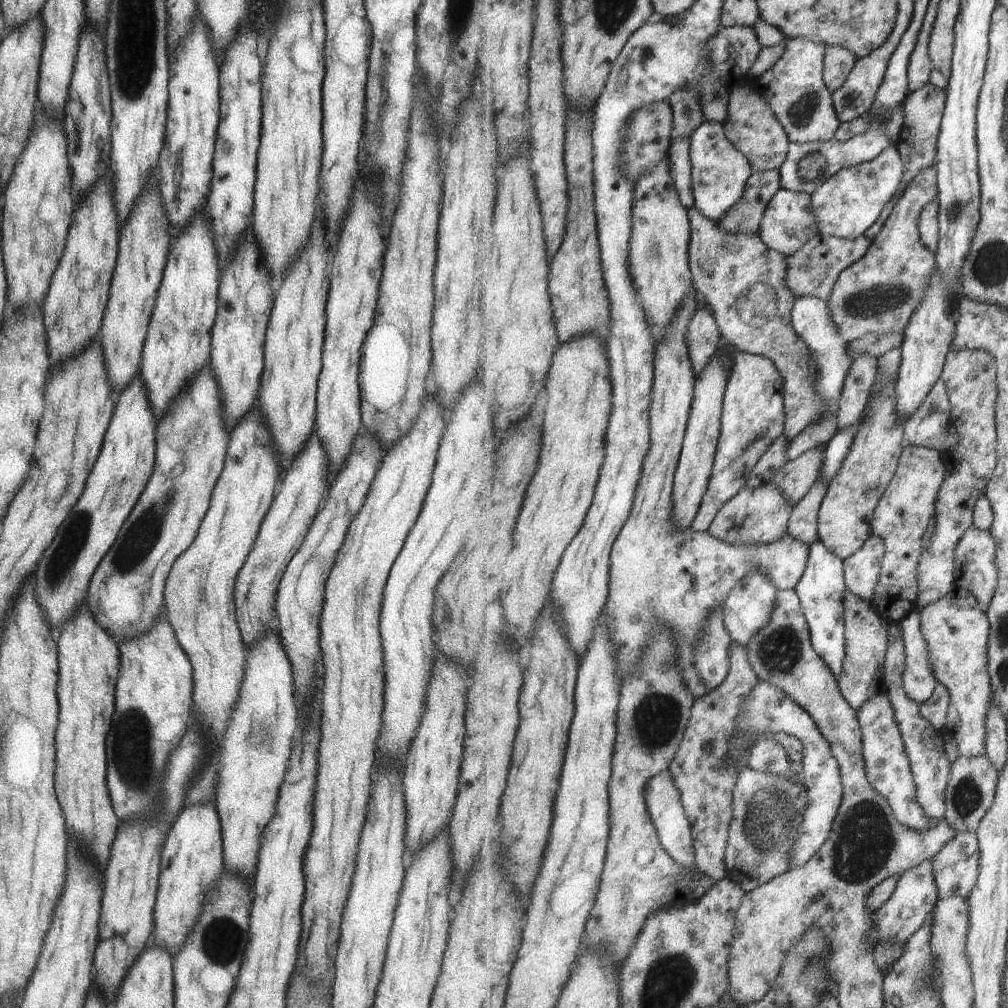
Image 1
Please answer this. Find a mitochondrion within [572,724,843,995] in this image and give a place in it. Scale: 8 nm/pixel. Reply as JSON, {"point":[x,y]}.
{"point":[768,813]}

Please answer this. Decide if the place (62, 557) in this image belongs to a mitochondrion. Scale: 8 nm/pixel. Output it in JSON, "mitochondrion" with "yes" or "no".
{"mitochondrion":"yes"}

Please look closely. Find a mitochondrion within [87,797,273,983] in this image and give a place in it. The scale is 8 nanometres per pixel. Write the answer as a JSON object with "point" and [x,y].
{"point":[222,939]}

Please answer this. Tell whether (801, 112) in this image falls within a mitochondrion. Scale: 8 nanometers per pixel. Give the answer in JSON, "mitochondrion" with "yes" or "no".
{"mitochondrion":"yes"}

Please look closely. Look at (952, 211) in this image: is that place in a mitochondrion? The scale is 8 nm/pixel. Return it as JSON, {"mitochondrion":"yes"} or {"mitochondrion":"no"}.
{"mitochondrion":"yes"}

